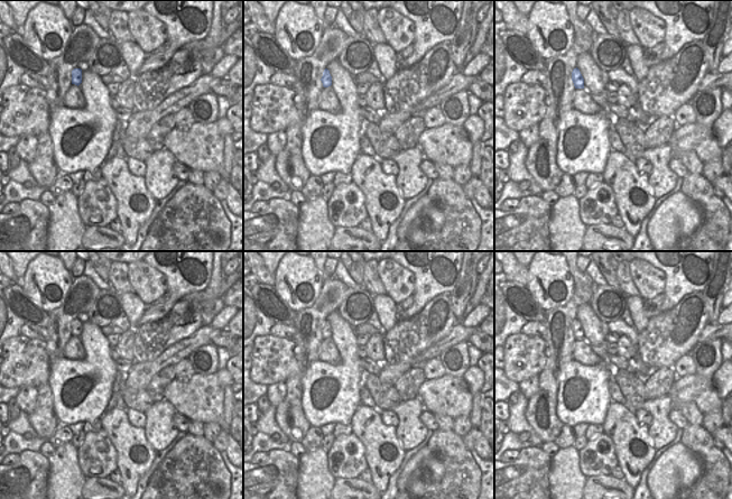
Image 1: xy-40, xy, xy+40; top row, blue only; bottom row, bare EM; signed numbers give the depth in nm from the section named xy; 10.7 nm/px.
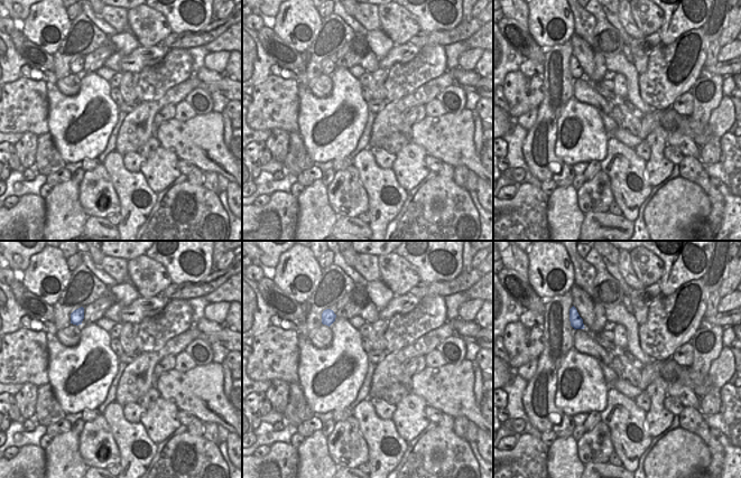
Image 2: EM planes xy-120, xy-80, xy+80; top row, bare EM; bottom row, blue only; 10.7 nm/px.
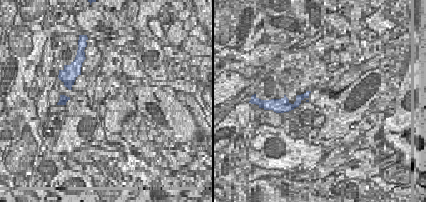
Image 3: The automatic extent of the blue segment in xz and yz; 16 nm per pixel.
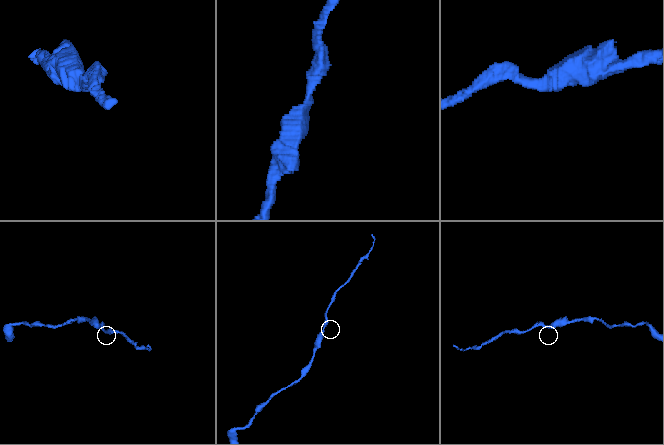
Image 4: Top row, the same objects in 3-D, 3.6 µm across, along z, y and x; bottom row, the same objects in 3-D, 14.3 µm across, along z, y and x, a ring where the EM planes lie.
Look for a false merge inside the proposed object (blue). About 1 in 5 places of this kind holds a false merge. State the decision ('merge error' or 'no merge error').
no merge error

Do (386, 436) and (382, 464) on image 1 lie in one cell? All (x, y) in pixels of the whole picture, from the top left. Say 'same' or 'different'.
same

